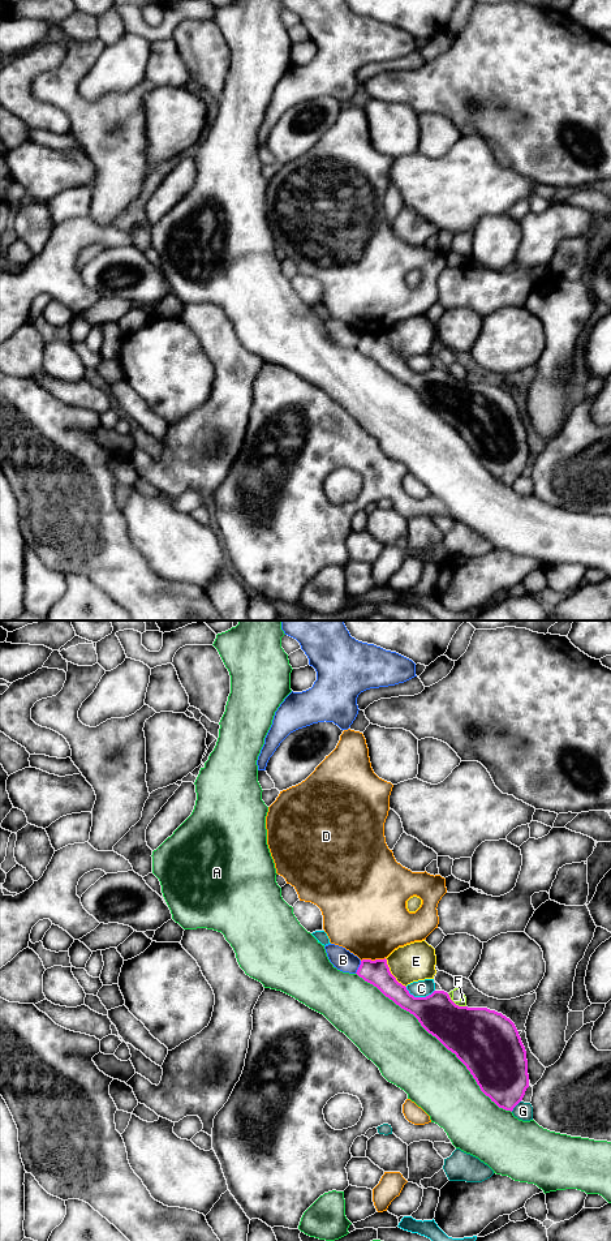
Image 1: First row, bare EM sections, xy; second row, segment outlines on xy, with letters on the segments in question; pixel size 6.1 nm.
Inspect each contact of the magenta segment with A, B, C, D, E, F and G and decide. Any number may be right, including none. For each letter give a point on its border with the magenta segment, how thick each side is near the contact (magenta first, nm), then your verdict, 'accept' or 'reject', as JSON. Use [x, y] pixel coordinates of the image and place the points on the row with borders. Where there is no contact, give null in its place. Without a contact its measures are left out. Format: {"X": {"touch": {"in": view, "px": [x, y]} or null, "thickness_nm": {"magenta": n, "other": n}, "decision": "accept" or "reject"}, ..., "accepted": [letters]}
{"A": {"touch": {"in": "xy", "px": [438, 1039]}, "thickness_nm": {"magenta": 360, "other": 380}, "decision": "reject"}, "B": {"touch": {"in": "xy", "px": [358, 967]}, "thickness_nm": {"magenta": 160, "other": 140}, "decision": "reject"}, "C": {"touch": {"in": "xy", "px": [420, 997]}, "thickness_nm": {"magenta": 240, "other": 110}, "decision": "reject"}, "D": {"touch": {"in": "xy", "px": [373, 961]}, "thickness_nm": {"magenta": 160, "other": 460}, "decision": "reject"}, "E": {"touch": {"in": "xy", "px": [391, 974]}, "thickness_nm": {"magenta": 160, "other": 240}, "decision": "reject"}, "F": {"touch": {"in": "xy", "px": [455, 1004]}, "thickness_nm": {"magenta": 360, "other": 50}, "decision": "reject"}, "G": {"touch": {"in": "xy", "px": [516, 1104]}, "thickness_nm": {"magenta": 340, "other": 110}, "decision": "reject"}, "accepted": []}

